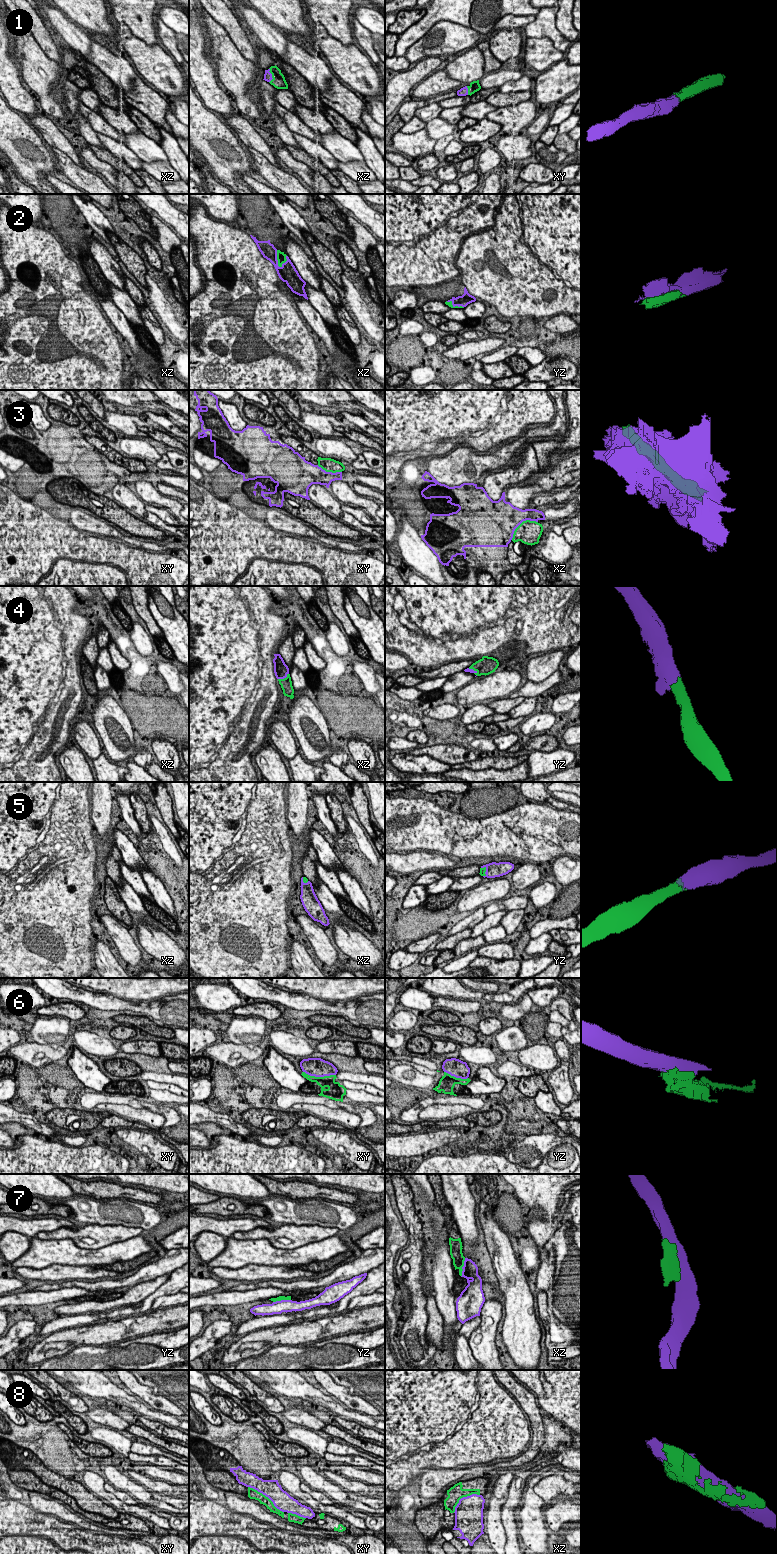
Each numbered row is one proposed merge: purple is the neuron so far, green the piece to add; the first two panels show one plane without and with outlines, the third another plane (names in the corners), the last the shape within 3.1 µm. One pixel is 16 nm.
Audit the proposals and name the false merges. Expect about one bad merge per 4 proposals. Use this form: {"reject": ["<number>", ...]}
{"reject": ["3", "6", "7", "8"]}

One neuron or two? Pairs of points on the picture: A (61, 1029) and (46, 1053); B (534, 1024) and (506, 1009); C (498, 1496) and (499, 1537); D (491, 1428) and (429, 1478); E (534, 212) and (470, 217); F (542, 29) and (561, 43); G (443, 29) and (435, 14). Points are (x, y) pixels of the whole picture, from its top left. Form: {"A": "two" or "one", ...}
{"A": "two", "B": "one", "C": "one", "D": "two", "E": "two", "F": "one", "G": "two"}

